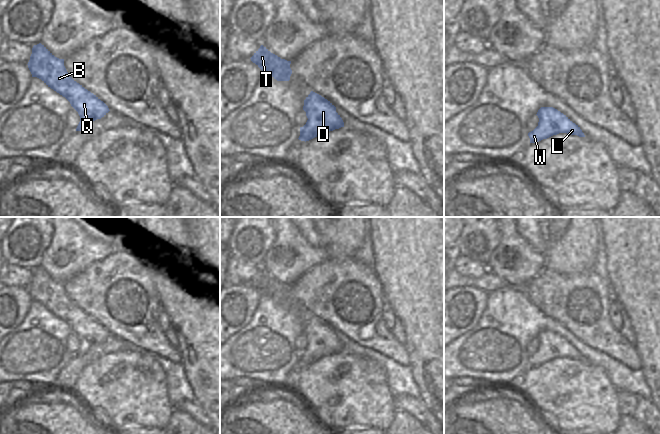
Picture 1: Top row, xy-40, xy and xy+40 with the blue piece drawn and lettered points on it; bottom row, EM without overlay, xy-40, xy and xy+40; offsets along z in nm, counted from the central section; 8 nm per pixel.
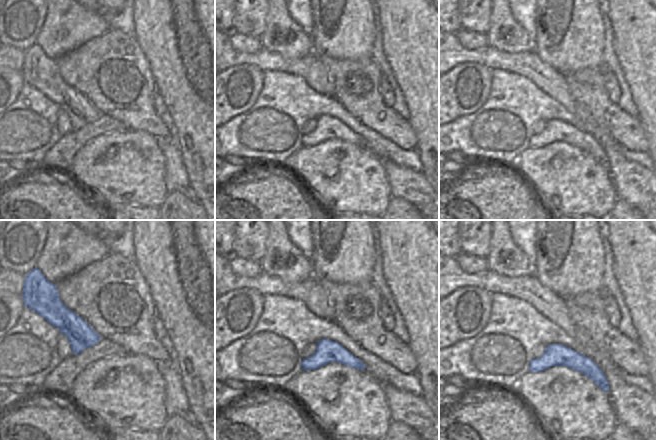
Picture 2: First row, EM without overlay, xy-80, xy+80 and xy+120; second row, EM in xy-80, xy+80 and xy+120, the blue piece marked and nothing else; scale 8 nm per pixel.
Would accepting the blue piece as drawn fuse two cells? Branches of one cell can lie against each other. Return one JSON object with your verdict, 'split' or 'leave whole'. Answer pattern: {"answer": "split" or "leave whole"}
{"answer": "leave whole"}

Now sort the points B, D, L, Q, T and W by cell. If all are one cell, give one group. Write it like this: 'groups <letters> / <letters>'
groups B D L Q T W

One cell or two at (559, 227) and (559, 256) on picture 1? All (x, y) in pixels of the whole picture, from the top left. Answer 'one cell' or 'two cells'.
one cell

